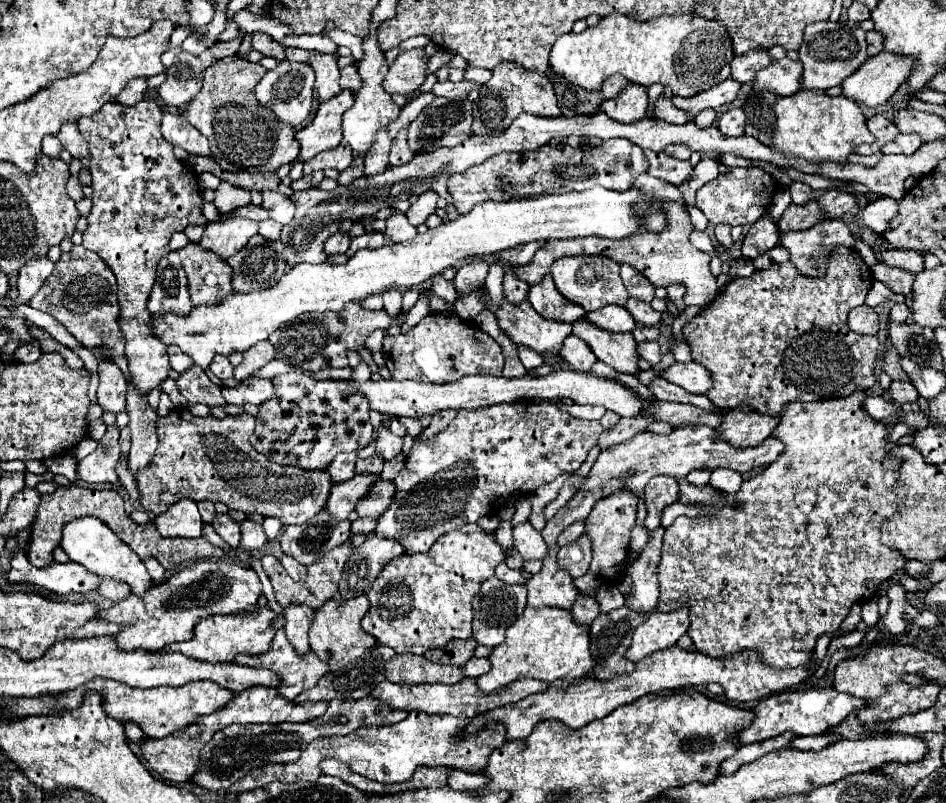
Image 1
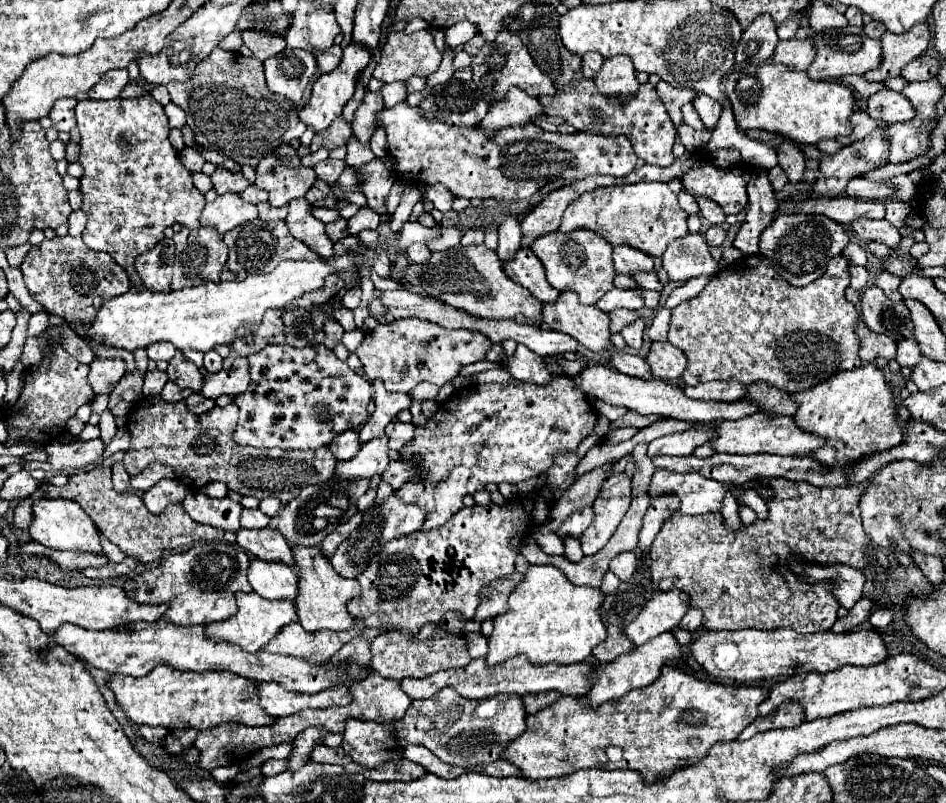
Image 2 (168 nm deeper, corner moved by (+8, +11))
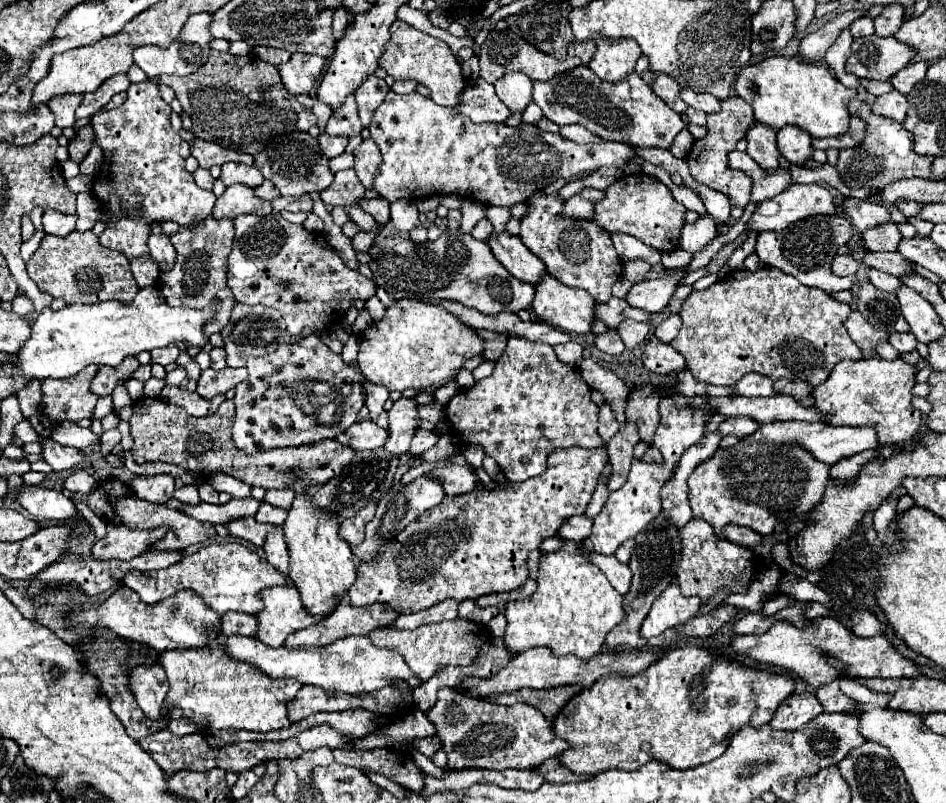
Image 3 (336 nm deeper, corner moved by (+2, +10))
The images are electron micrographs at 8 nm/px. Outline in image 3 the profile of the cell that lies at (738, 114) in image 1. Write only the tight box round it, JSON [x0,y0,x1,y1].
[680,90,720,114]

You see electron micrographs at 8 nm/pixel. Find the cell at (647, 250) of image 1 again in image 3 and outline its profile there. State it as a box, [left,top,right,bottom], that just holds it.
[592,174,686,252]

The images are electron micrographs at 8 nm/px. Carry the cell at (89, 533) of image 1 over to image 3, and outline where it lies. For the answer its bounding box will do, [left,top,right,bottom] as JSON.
[18,486,80,524]

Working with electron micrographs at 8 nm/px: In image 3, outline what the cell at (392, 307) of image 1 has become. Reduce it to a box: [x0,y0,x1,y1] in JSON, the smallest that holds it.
[346,206,378,232]

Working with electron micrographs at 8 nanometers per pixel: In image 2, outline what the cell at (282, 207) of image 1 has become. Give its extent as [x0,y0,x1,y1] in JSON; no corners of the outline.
[254,145,316,207]

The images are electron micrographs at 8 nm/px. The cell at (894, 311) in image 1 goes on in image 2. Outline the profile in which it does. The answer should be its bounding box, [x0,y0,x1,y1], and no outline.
[874,271,902,301]

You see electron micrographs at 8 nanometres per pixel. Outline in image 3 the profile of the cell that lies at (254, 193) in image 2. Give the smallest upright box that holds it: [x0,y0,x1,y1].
[254,182,280,200]

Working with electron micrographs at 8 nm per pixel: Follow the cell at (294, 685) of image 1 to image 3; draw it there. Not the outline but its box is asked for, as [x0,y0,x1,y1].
[284,602,398,648]

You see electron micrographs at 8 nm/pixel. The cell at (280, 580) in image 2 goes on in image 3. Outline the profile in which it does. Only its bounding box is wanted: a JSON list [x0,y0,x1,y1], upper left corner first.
[262,526,290,582]

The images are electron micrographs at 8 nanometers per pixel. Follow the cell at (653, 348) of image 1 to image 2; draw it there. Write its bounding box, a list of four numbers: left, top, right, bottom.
[620,319,644,349]

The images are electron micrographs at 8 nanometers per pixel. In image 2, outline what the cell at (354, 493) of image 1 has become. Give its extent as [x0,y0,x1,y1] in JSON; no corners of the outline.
[336,435,390,481]

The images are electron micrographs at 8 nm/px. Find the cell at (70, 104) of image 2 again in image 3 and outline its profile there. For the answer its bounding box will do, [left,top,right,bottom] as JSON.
[48,94,82,128]

